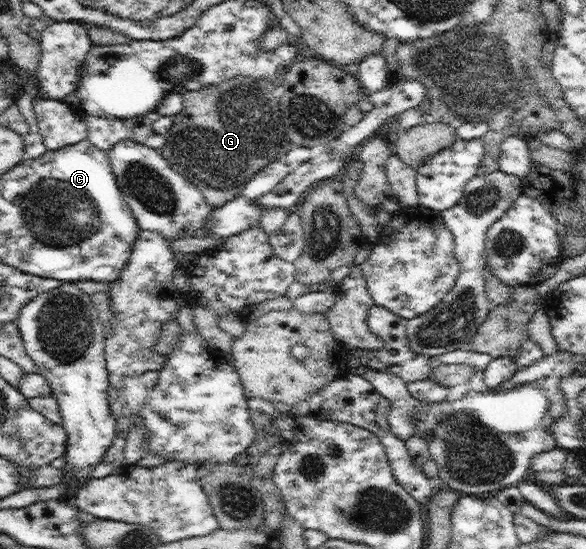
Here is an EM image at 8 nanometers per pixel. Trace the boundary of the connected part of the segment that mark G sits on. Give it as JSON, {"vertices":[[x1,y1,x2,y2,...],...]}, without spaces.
{"vertices":[[245,75,183,93,182,111,173,117,168,131,172,141,164,145,161,155,202,192,210,208,242,196,250,179,266,165,287,160,292,143,280,119,278,94,271,81]]}

